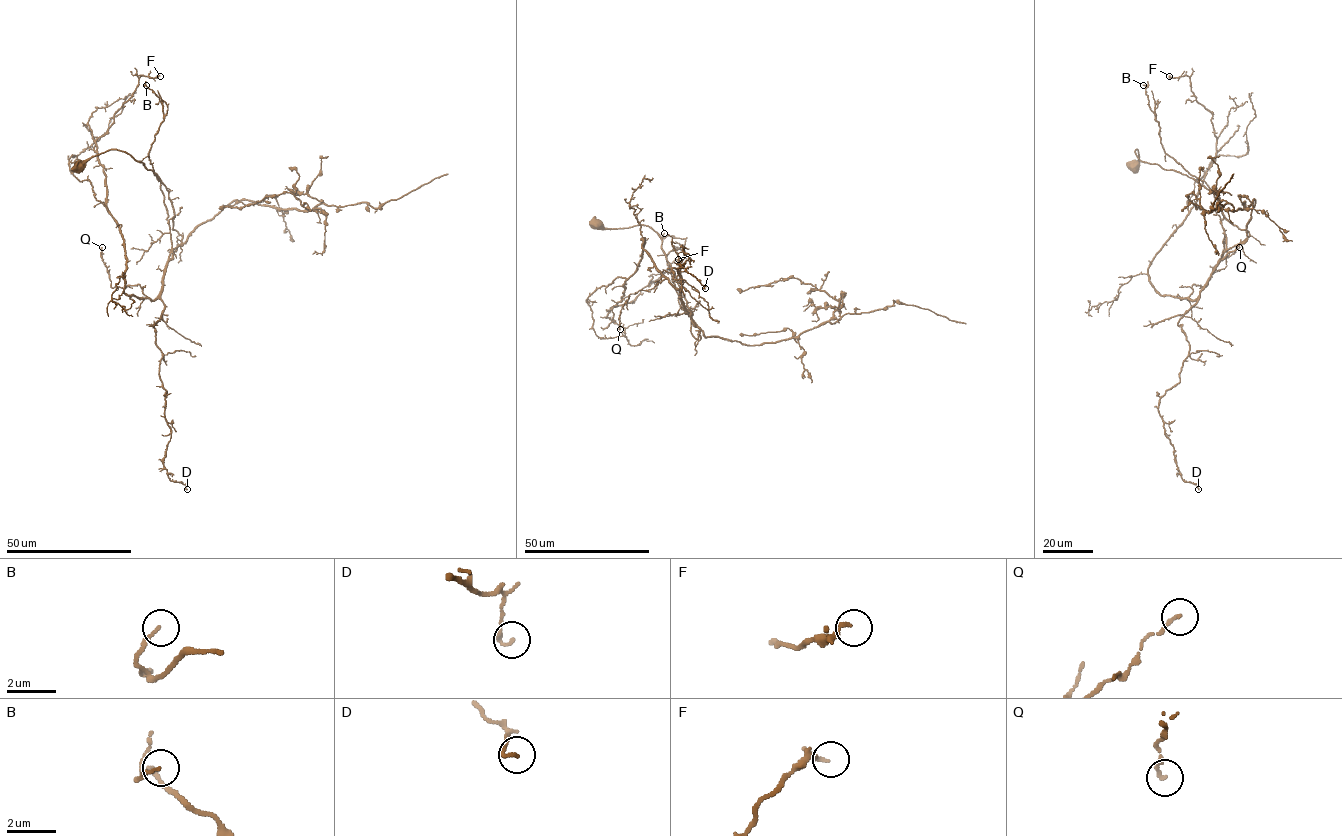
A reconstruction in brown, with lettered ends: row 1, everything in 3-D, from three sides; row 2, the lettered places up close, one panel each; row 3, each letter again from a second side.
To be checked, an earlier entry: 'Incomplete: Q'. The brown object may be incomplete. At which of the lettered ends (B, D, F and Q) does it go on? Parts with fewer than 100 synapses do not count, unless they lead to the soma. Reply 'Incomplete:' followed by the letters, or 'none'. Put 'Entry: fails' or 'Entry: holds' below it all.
Incomplete: none
Entry: fails

